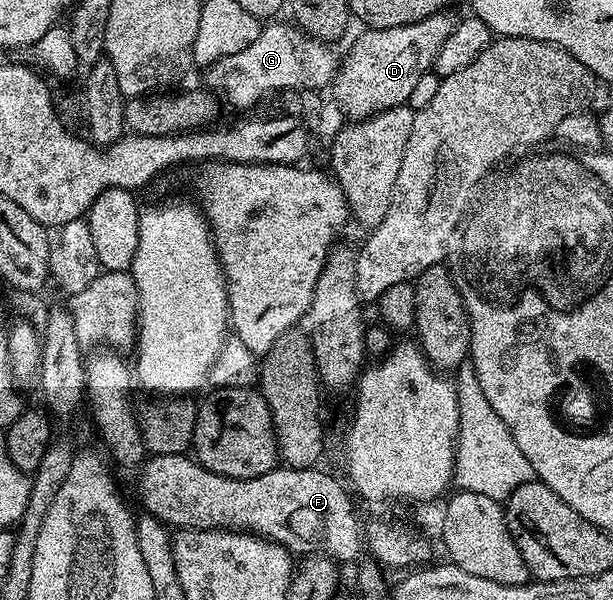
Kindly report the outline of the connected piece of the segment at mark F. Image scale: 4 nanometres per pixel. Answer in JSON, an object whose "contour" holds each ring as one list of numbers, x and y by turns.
{"contour":[[187,453,154,454,141,467,140,496,147,513,169,528,251,532,284,546,293,556,322,554,337,564,352,562,364,546,360,518,352,507,345,483,320,469,277,468,253,478,227,478,210,472]]}

